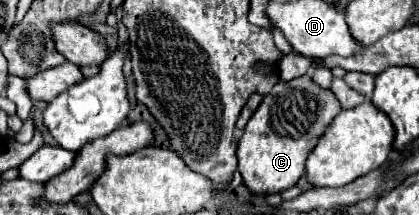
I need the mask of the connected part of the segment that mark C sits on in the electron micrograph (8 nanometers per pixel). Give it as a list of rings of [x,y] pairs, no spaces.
[[[310,75],[292,81],[278,81],[248,121],[238,139],[238,169],[252,193],[280,193],[298,183],[306,171],[306,159],[316,147],[324,129],[342,111],[330,89],[322,89]]]

